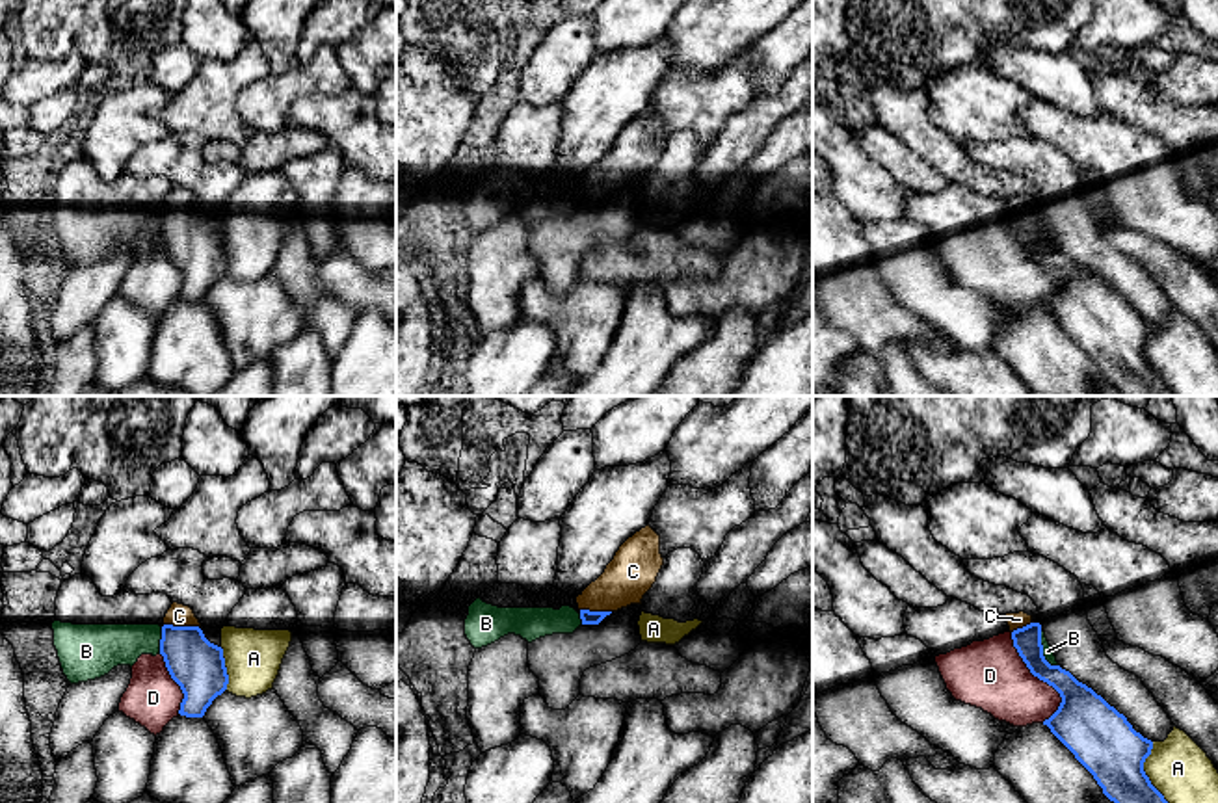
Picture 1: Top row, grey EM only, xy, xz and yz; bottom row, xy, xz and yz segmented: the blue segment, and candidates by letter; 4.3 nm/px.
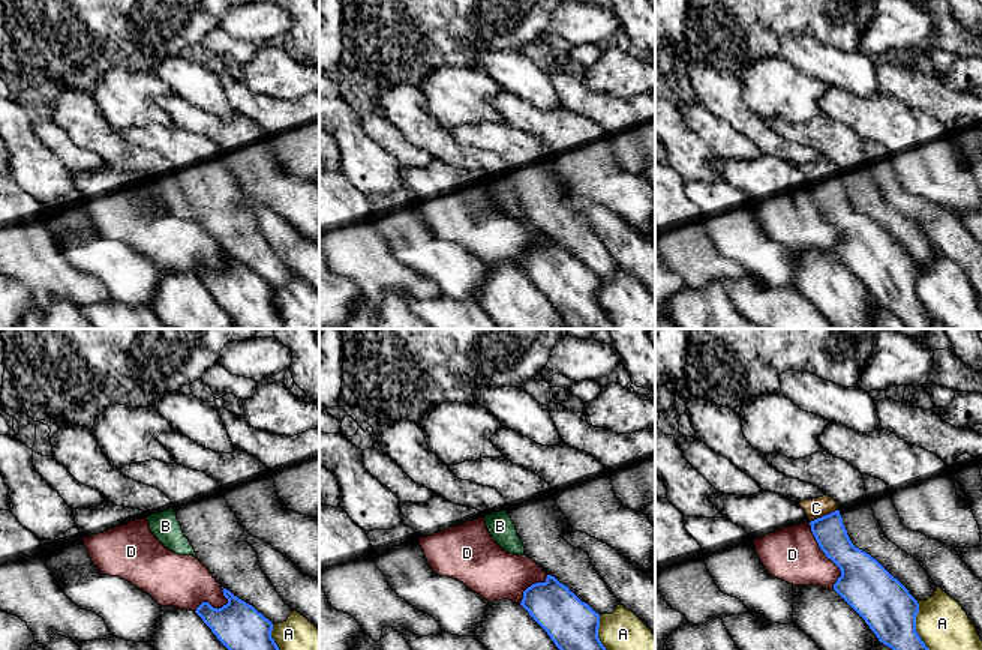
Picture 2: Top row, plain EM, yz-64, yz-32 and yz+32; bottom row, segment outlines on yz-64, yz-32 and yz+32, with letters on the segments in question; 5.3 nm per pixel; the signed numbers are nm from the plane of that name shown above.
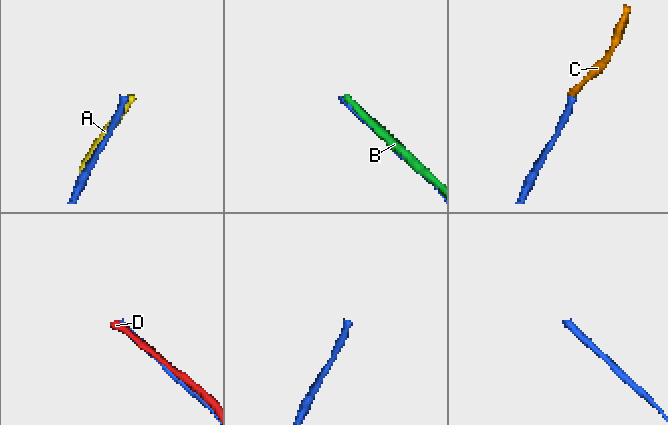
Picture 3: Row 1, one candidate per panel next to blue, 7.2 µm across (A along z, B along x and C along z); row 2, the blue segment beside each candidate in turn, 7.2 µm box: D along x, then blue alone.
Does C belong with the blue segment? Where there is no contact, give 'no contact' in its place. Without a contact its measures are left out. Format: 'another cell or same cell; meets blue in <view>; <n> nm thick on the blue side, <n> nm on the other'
same cell; meets blue in xy; 240 nm thick on the blue side, 100 nm on the other

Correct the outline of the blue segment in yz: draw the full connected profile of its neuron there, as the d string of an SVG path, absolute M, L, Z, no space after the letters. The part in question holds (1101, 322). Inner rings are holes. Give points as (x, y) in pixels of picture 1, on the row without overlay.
M1019 195L1002 203L1030 257L1062 281L1058 294L1043 309L1093 359L1103 377L1123 396L1173 396L1144 355L1153 325L1136 316L1127 301L1092 271L1045 244L1041 208L1034 206L1032 199Z

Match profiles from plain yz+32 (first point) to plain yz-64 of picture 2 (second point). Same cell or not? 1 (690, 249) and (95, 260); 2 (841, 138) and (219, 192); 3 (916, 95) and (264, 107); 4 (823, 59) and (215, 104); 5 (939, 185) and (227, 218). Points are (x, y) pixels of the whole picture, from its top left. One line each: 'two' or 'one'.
1: two
2: one
3: one
4: one
5: two

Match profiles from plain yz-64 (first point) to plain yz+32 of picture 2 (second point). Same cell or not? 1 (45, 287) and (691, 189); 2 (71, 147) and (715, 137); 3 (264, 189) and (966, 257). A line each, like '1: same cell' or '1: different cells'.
1: different cells
2: same cell
3: different cells

